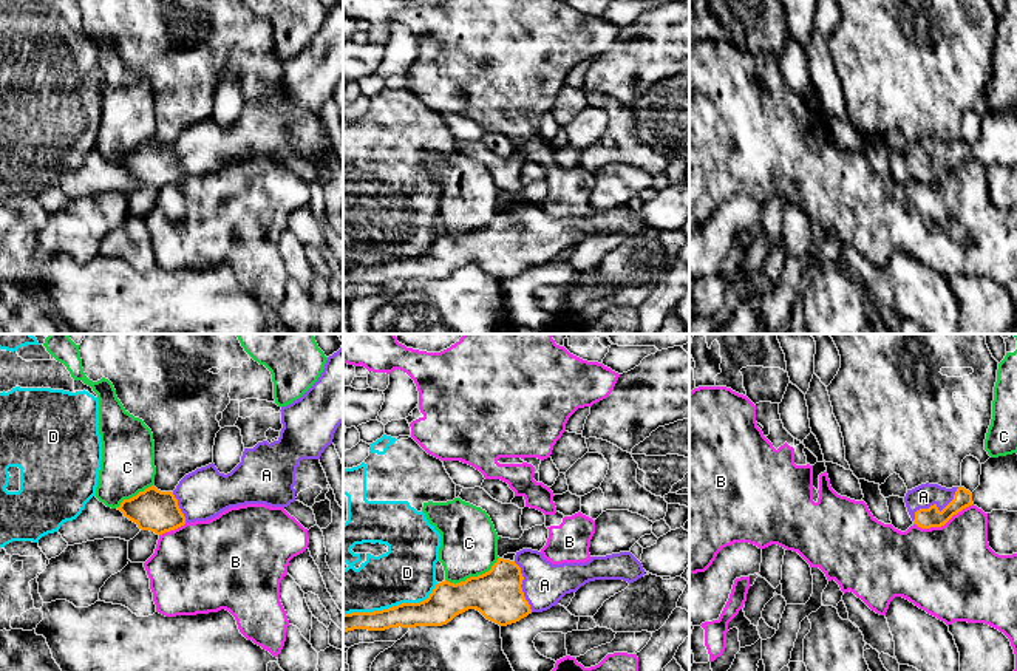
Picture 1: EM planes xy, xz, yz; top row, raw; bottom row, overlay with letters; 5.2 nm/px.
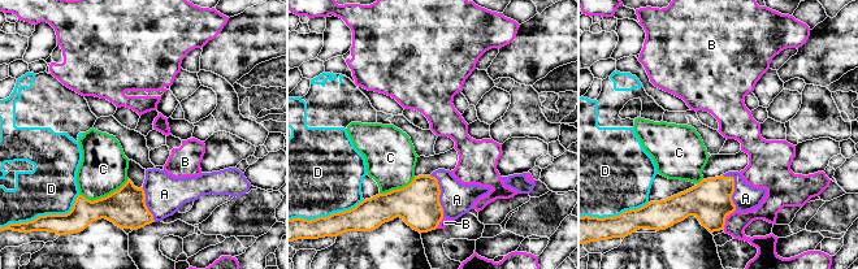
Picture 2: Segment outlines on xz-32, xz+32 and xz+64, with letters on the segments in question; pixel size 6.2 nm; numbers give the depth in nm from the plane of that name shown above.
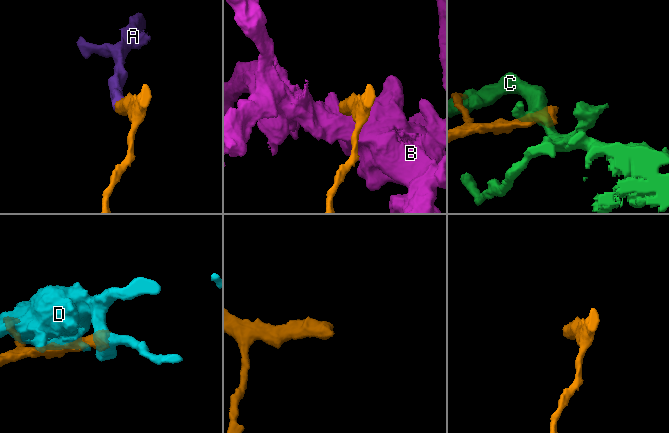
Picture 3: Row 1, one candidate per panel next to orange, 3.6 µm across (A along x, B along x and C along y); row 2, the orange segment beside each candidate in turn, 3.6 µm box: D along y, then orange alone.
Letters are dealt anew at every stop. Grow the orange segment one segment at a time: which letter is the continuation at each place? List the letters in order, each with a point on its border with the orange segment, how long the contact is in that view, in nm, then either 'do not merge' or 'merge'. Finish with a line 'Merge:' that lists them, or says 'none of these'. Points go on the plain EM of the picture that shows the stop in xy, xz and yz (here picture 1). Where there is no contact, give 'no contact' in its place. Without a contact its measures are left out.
A: yz (935, 160) | 300 nm | merge
B: yz (943, 178) | 340 nm | do not merge
C: xz (473, 231) | 300 nm | do not merge
D: xz (393, 260) | 500 nm | do not merge
Merge: A

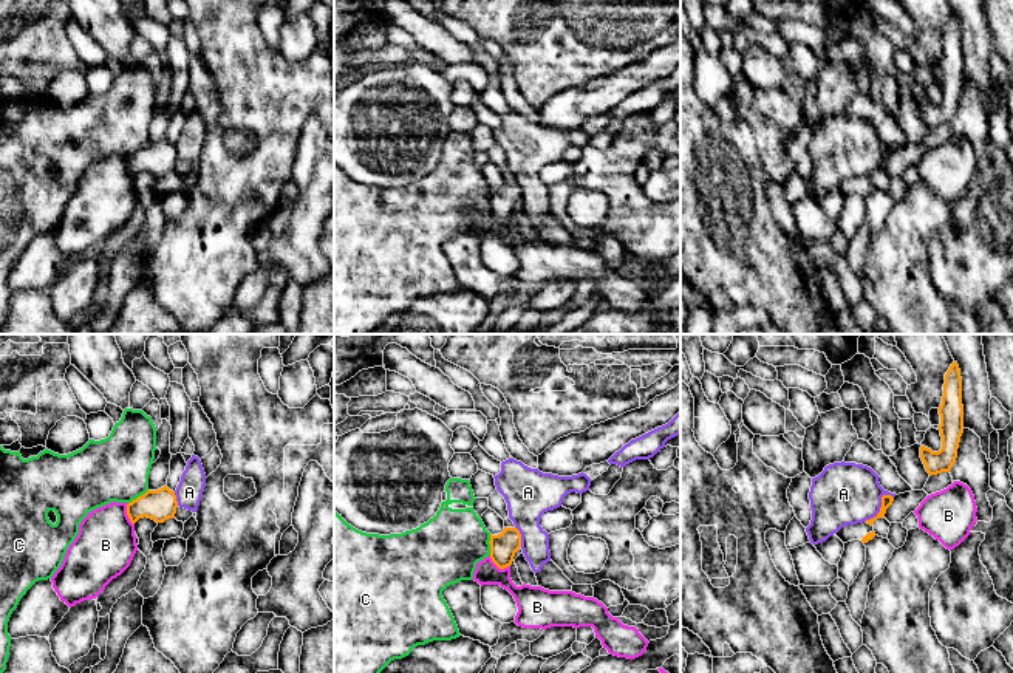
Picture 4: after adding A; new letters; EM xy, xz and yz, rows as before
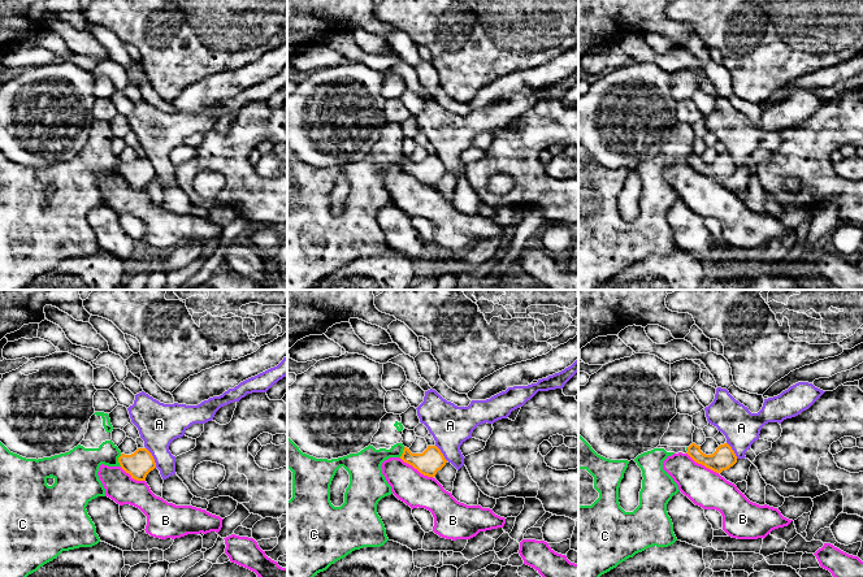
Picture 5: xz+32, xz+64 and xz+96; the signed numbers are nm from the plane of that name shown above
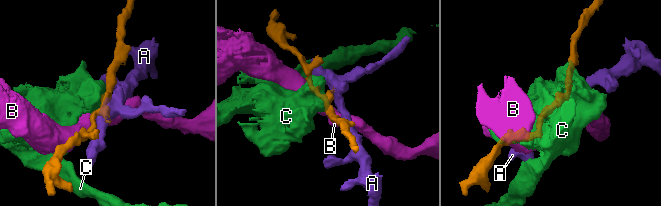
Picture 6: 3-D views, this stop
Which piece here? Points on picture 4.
A: yz (882, 160) | 200 nm | do not merge
B: xz (498, 220) | 130 nm | do not merge
C: xz (491, 198) | 110 nm | do not merge
Merge: none of these

